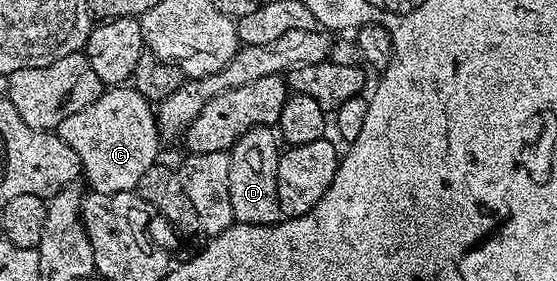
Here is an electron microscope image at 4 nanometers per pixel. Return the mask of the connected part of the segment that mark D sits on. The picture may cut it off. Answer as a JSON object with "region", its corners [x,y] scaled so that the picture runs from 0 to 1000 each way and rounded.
{"region":[[[451,452],[427,488],[413,541],[413,744],[420,744],[422,790],[442,801],[503,790],[499,573],[504,548],[506,509],[488,452]]]}

